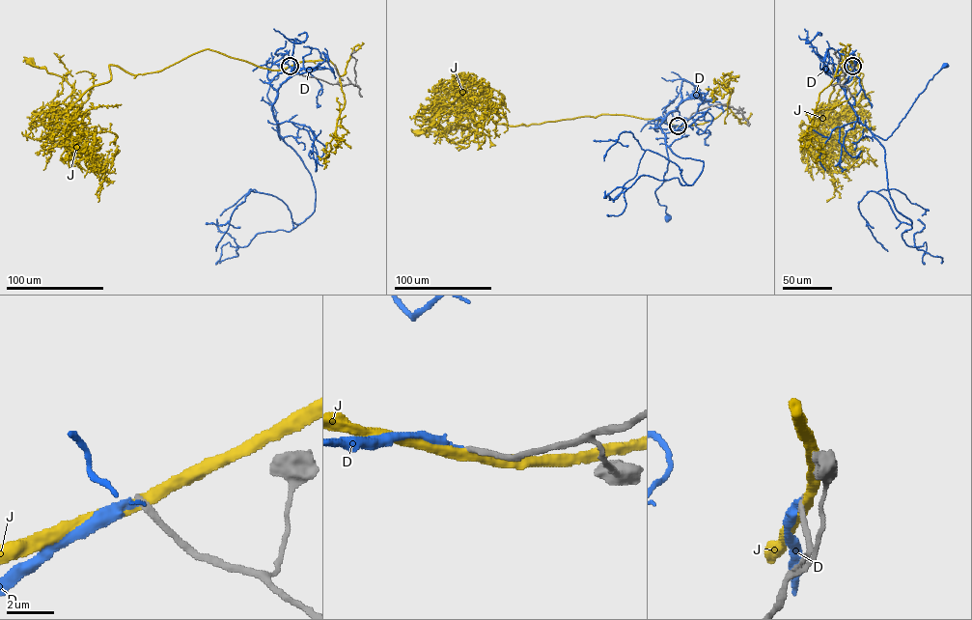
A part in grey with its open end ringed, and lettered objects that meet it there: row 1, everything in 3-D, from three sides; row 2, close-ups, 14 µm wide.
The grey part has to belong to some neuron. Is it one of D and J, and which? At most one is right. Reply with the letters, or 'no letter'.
no letter

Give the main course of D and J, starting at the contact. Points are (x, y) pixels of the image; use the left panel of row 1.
D: (291, 67), (270, 83), (276, 91), (272, 110), (280, 139), (266, 95), (280, 66)
J: (291, 67), (207, 49), (142, 74), (110, 65), (111, 79), (67, 116), (72, 87), (29, 62)

